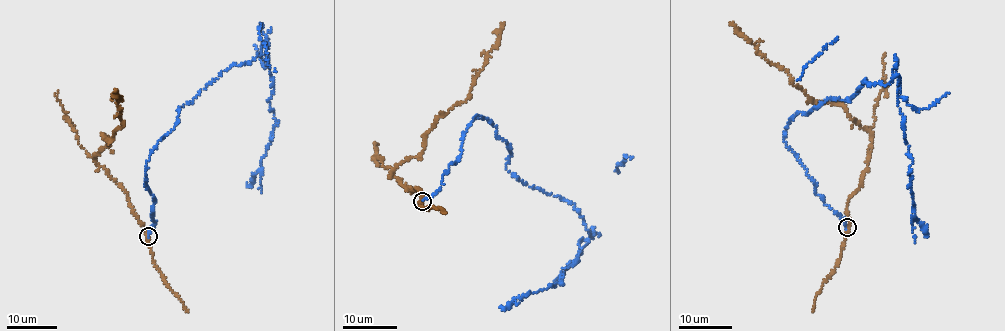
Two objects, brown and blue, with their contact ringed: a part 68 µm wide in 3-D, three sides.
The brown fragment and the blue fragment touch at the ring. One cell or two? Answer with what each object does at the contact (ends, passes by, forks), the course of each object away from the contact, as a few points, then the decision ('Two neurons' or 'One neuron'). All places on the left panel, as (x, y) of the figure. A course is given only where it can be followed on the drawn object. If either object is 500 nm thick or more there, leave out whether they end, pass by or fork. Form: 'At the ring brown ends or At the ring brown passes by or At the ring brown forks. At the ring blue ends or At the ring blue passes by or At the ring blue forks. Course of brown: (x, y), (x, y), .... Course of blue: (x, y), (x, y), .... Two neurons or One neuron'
At the ring brown passes by. At the ring blue ends. Course of brown: (147, 235), (127, 196), (95, 160), (109, 142), (105, 137), (112, 138), (122, 124), (121, 98), (115, 92). Course of blue: (148, 235), (151, 151), (181, 106), (268, 40), (275, 126), (247, 184). Two neurons

